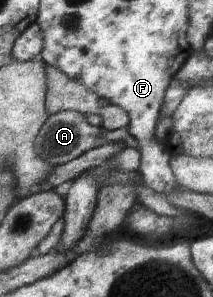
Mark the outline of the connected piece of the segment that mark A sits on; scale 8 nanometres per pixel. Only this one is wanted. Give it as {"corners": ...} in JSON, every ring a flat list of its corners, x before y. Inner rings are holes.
{"corners":[[61,110,53,115,48,115,42,123,41,129,35,138,37,156,44,159,52,167,66,164,90,149,106,143,102,138,102,126,90,125,83,114,76,111]]}

